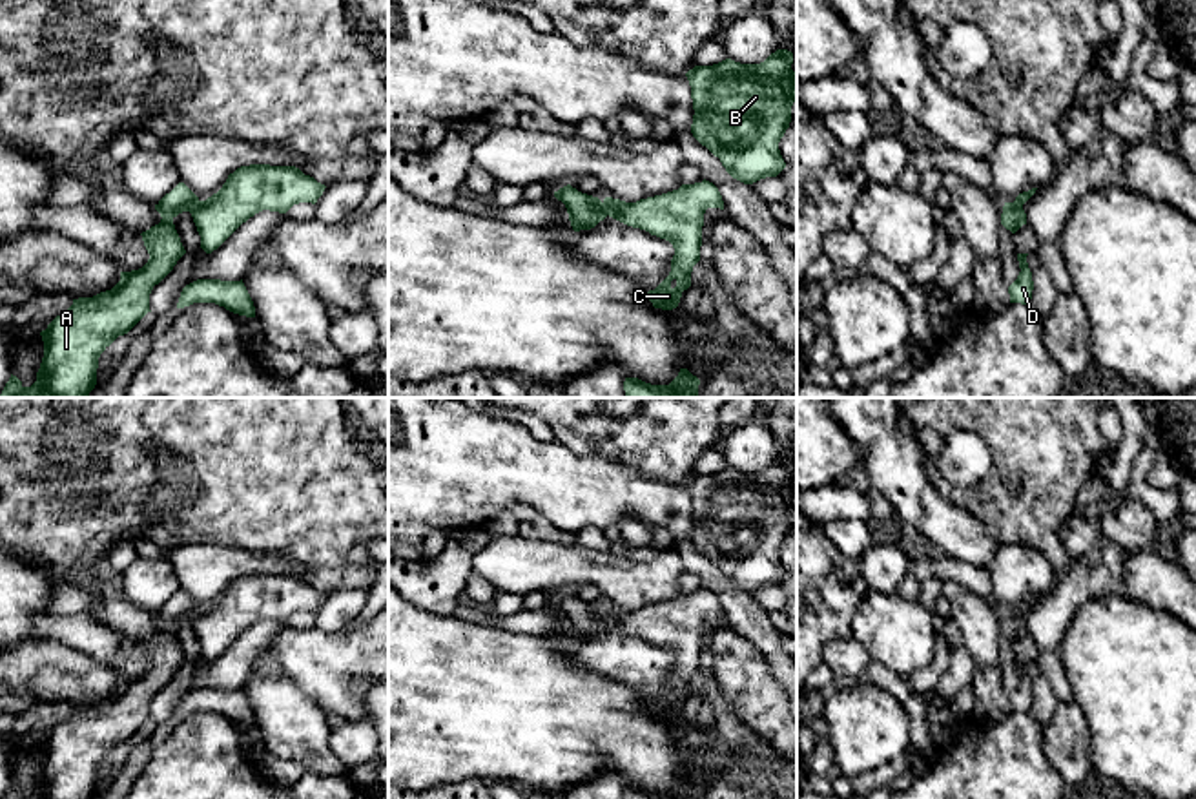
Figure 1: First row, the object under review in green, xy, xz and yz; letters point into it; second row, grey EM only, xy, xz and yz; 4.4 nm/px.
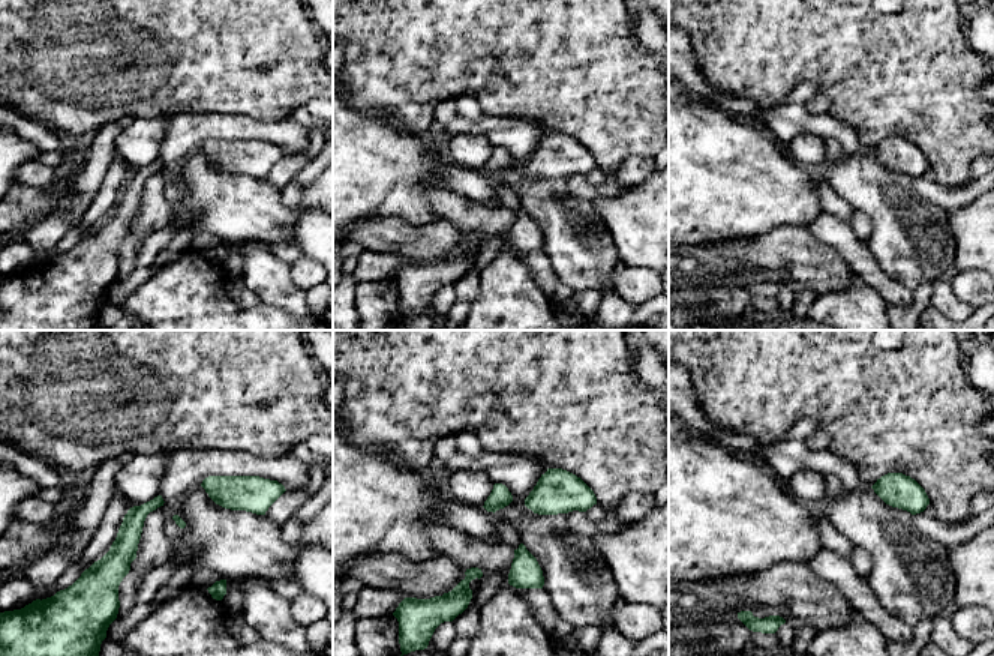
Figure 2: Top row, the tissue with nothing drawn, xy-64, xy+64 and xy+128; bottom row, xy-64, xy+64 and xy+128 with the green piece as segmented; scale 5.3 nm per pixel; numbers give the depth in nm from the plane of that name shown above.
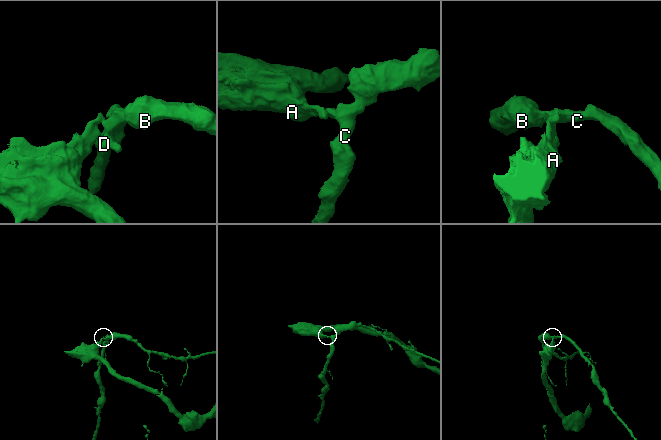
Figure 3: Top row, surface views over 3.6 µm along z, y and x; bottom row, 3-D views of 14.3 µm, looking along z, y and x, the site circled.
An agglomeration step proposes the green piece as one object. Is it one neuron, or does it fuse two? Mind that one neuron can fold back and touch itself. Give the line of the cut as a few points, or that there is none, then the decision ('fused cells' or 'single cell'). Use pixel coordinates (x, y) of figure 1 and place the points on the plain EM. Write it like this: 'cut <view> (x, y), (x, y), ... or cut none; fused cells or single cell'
cut xy (201, 610), (188, 619); fused cells

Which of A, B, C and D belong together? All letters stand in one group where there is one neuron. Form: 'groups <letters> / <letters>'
groups A / B C D

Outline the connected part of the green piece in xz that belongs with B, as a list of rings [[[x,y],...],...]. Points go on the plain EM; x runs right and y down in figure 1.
[[[777,458],[760,472],[726,467],[713,474],[695,474],[686,482],[695,518],[693,545],[720,567],[733,587],[744,593],[777,586],[786,576],[778,551],[789,536],[797,503],[797,482],[791,472],[793,462]]]

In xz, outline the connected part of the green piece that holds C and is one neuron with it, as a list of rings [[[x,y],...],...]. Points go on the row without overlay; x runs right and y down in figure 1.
[[[704,587],[636,611],[605,606],[603,613],[609,626],[673,653],[671,680],[647,706],[655,717],[676,717],[682,700],[691,695],[693,675],[700,669],[704,622],[707,617],[724,618],[718,597]]]

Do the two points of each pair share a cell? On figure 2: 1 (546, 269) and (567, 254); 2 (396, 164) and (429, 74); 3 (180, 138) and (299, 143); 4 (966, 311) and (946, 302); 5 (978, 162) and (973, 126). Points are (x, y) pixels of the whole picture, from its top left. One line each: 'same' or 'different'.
1: different
2: different
3: same
4: same
5: different

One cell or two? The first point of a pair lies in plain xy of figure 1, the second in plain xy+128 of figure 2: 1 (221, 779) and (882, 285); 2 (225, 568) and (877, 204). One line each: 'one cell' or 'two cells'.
1: two cells
2: two cells

